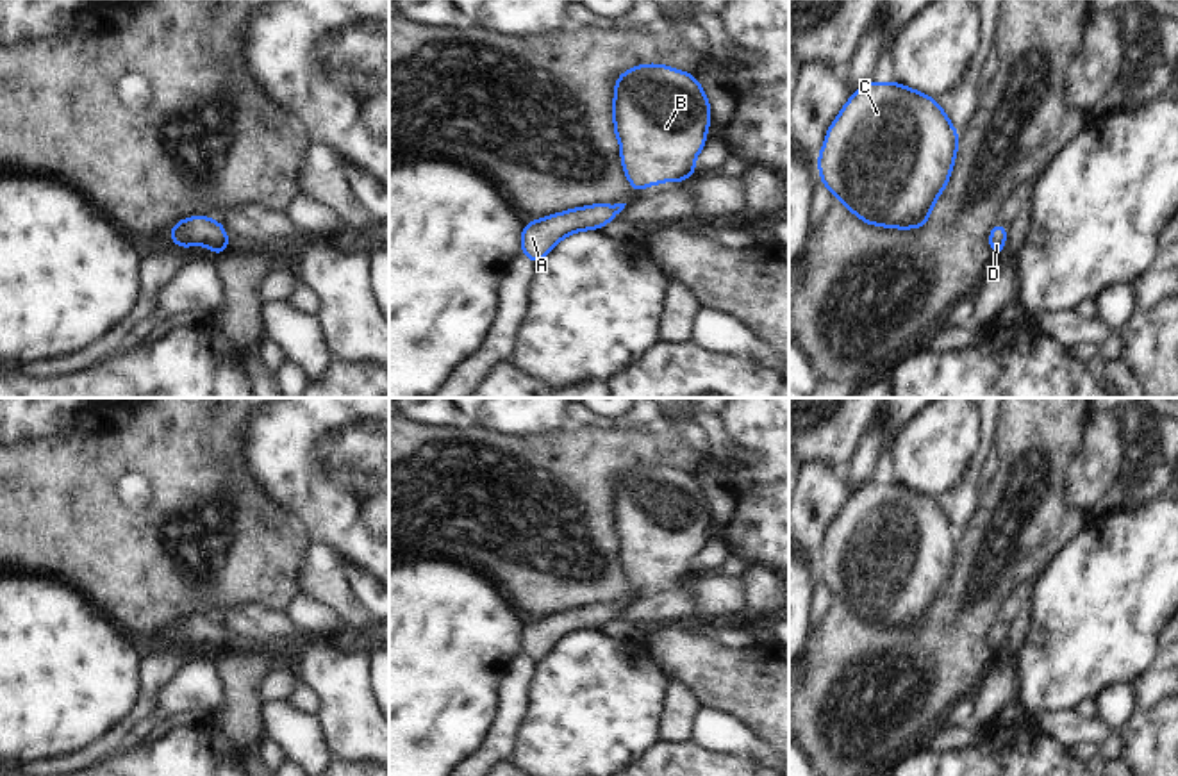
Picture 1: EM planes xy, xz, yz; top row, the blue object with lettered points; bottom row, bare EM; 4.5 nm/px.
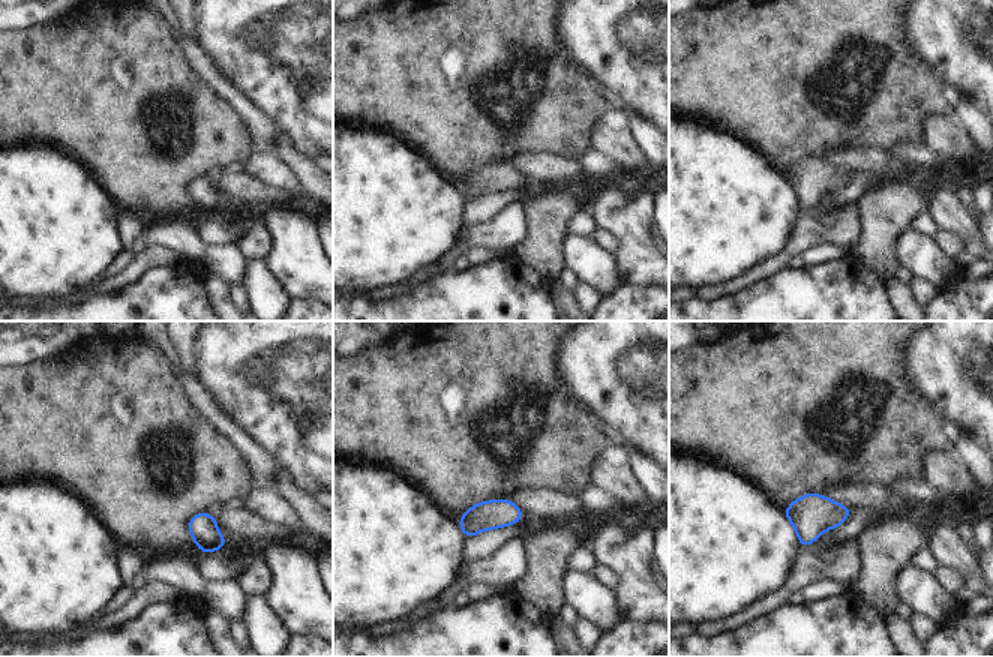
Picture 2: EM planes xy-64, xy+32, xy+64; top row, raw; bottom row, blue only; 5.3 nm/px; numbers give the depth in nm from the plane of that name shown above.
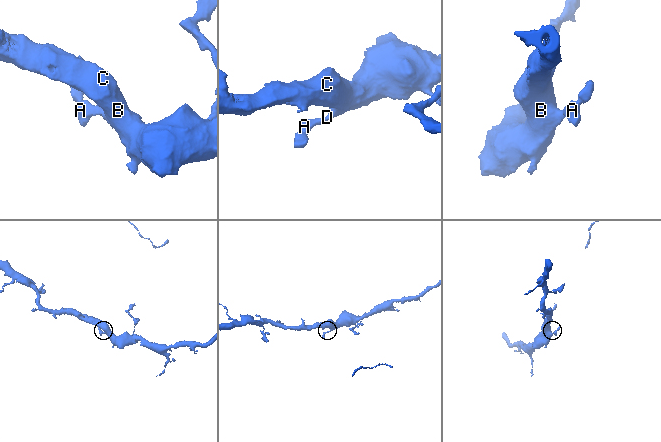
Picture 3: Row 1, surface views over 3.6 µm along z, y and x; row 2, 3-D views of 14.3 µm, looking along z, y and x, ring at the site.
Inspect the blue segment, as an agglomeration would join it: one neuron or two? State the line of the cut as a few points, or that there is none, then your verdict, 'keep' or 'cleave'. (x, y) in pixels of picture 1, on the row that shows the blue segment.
no cut | keep

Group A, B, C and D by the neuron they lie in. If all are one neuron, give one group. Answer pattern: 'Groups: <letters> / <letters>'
Groups: A B C D.

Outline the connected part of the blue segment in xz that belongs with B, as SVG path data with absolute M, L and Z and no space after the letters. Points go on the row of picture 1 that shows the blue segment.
M639 64L618 77L614 132L637 196L646 186L694 177L694 159L709 127L710 105L689 71Z

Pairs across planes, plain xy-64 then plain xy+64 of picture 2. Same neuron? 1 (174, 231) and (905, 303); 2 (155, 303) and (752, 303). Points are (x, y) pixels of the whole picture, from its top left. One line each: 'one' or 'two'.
1: two
2: one

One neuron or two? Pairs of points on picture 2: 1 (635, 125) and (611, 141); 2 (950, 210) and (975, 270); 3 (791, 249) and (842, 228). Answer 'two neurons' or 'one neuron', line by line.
1: two neurons
2: one neuron
3: one neuron

